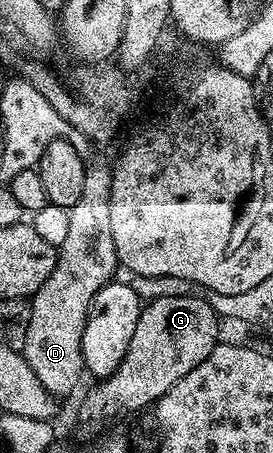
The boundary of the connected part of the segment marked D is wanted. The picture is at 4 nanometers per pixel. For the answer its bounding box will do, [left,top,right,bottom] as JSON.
[22,163,118,398]

